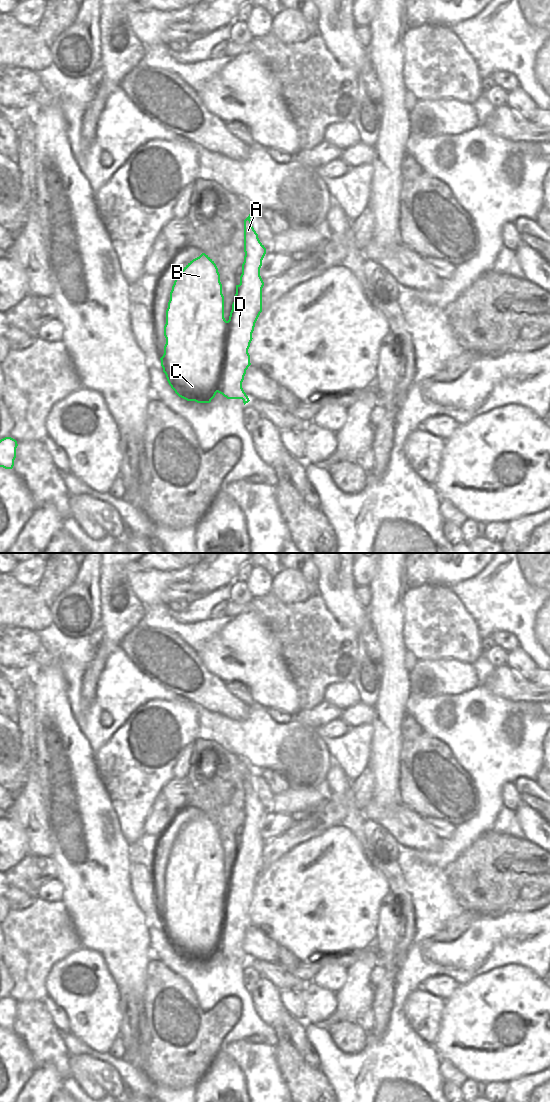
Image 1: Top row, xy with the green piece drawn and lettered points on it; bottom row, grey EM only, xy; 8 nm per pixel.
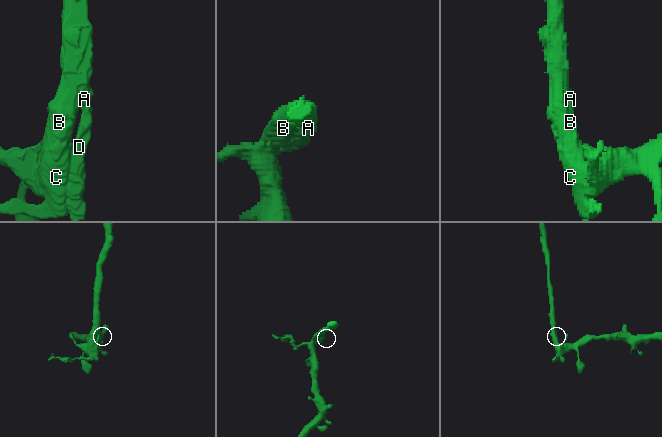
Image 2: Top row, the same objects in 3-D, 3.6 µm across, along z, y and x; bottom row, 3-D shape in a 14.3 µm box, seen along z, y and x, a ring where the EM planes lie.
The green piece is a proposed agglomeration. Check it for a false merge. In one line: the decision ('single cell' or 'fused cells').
fused cells

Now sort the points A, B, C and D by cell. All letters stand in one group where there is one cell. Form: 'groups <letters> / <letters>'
groups A B D / C

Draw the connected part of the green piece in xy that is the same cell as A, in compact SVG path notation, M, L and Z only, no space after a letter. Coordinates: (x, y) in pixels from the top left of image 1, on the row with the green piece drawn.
M252 210L244 220L245 256L242 264L240 284L236 285L236 294L229 320L226 321L224 318L224 296L222 294L222 284L218 268L208 255L202 253L199 257L190 261L176 277L170 292L170 300L166 310L166 324L164 326L164 329L168 330L168 346L170 348L173 347L174 351L178 351L181 355L197 355L199 359L203 359L207 364L215 361L216 367L222 370L217 392L227 399L242 399L244 405L250 401L242 388L242 382L246 370L251 365L248 349L253 339L252 333L255 323L262 312L262 288L264 282L260 276L260 268L266 254L266 248L260 242L258 234L252 226L251 216Z

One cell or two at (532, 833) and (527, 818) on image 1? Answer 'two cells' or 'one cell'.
one cell

